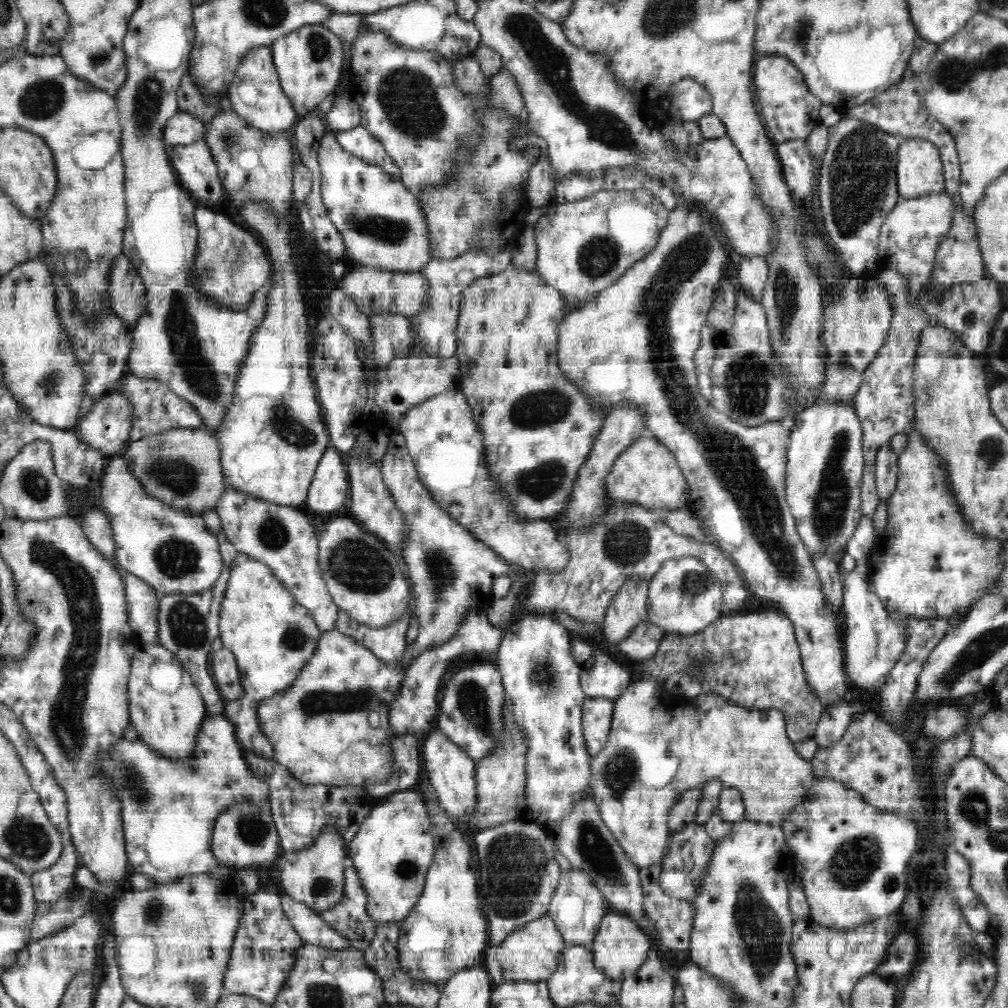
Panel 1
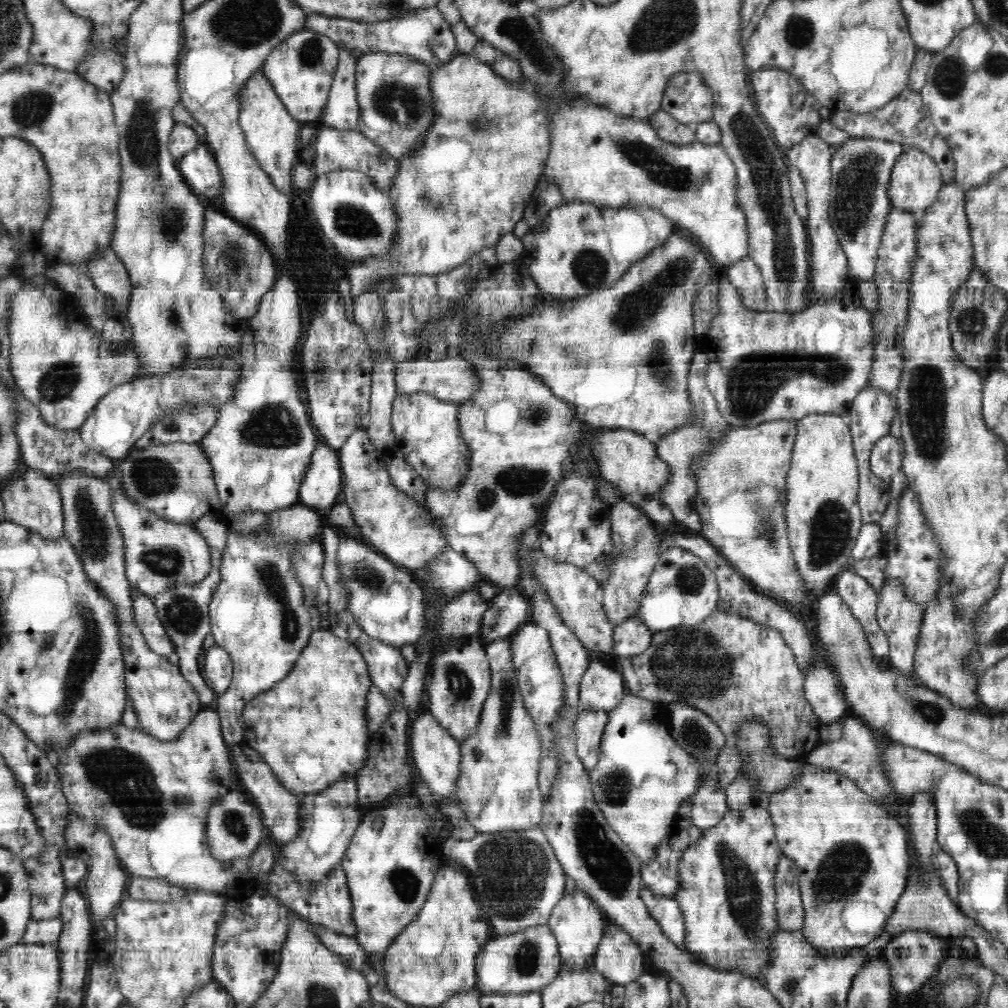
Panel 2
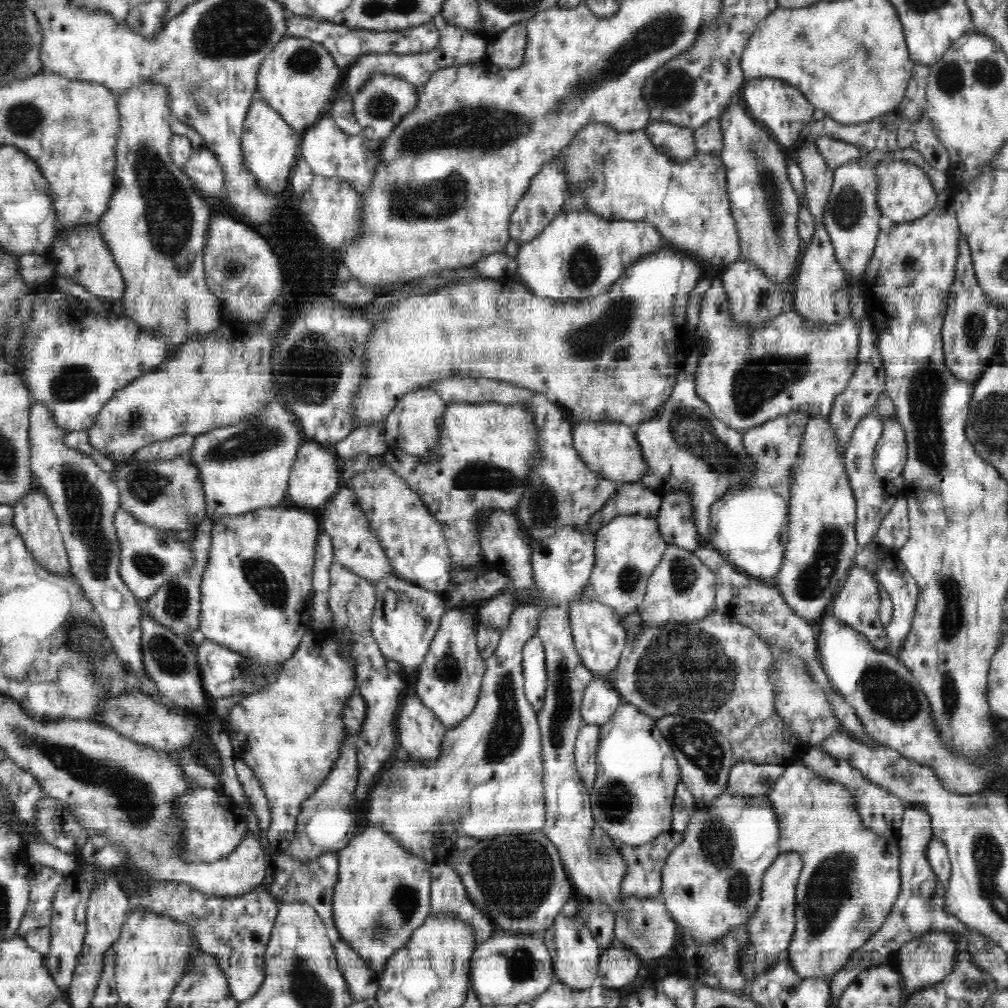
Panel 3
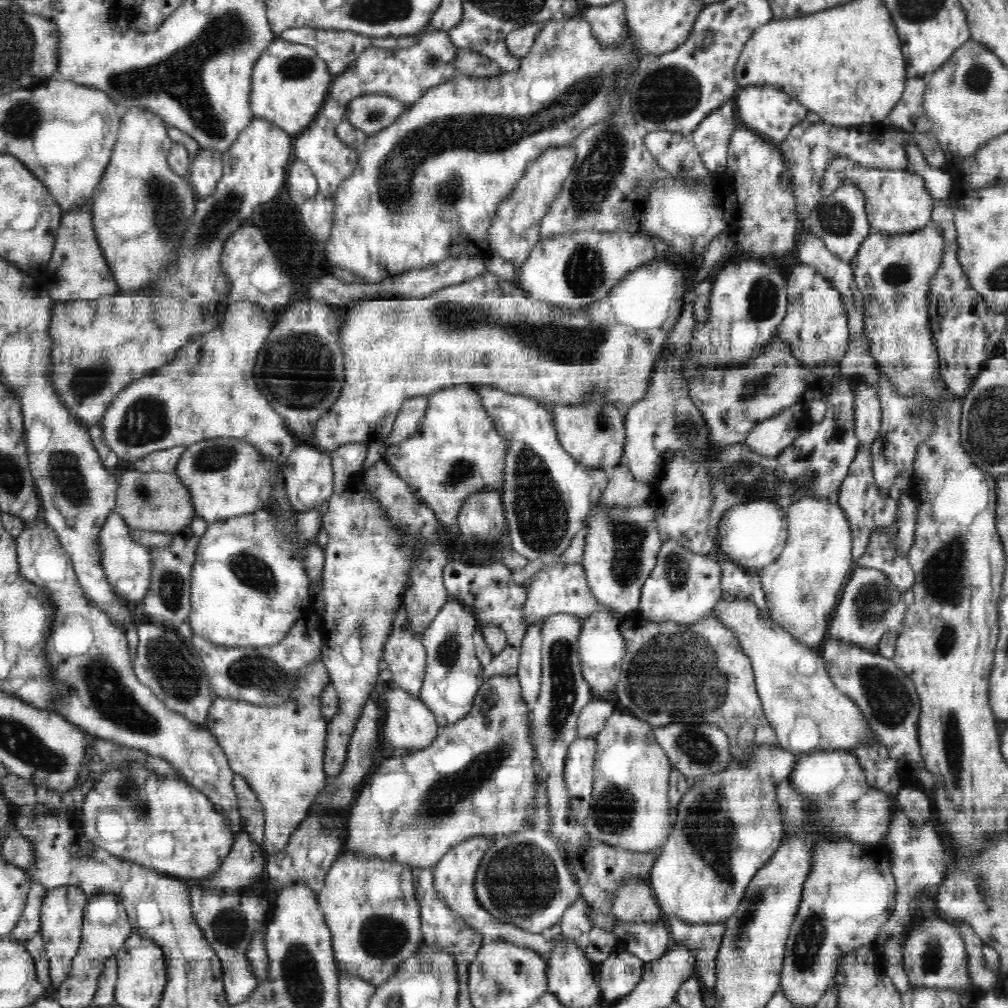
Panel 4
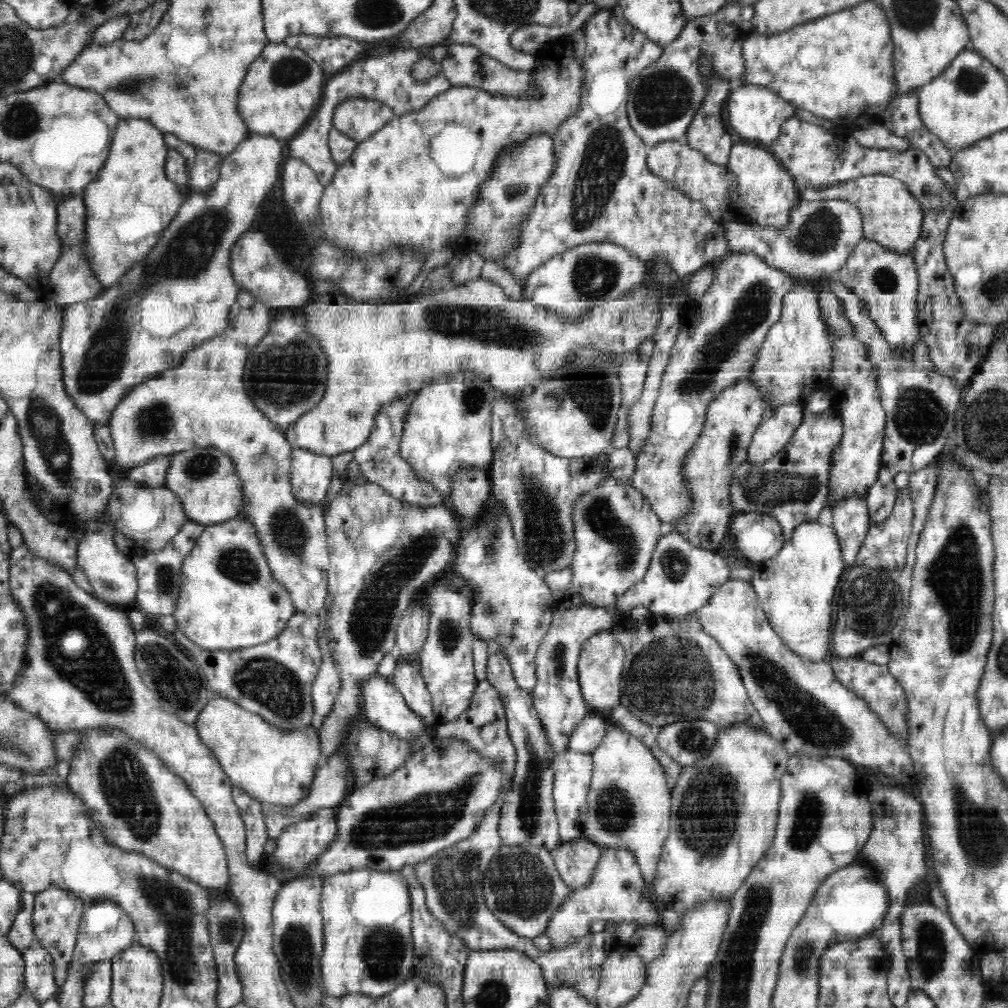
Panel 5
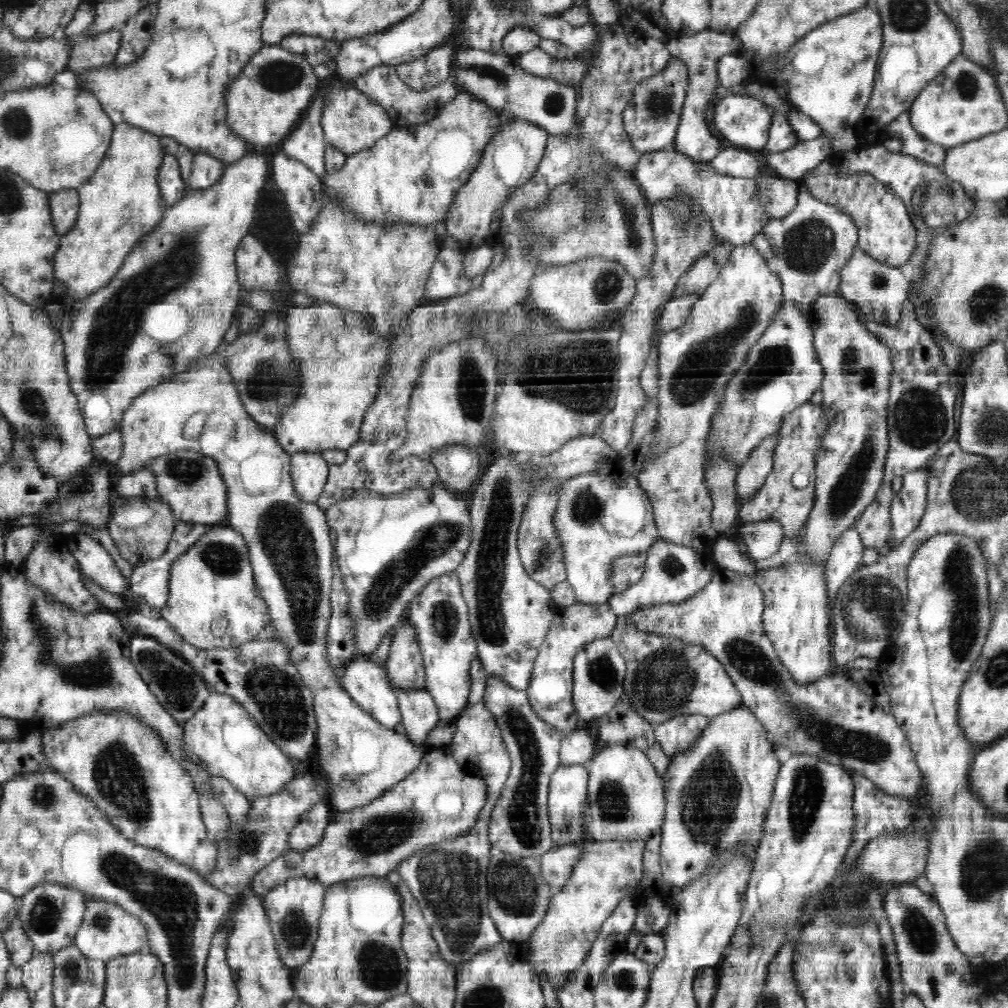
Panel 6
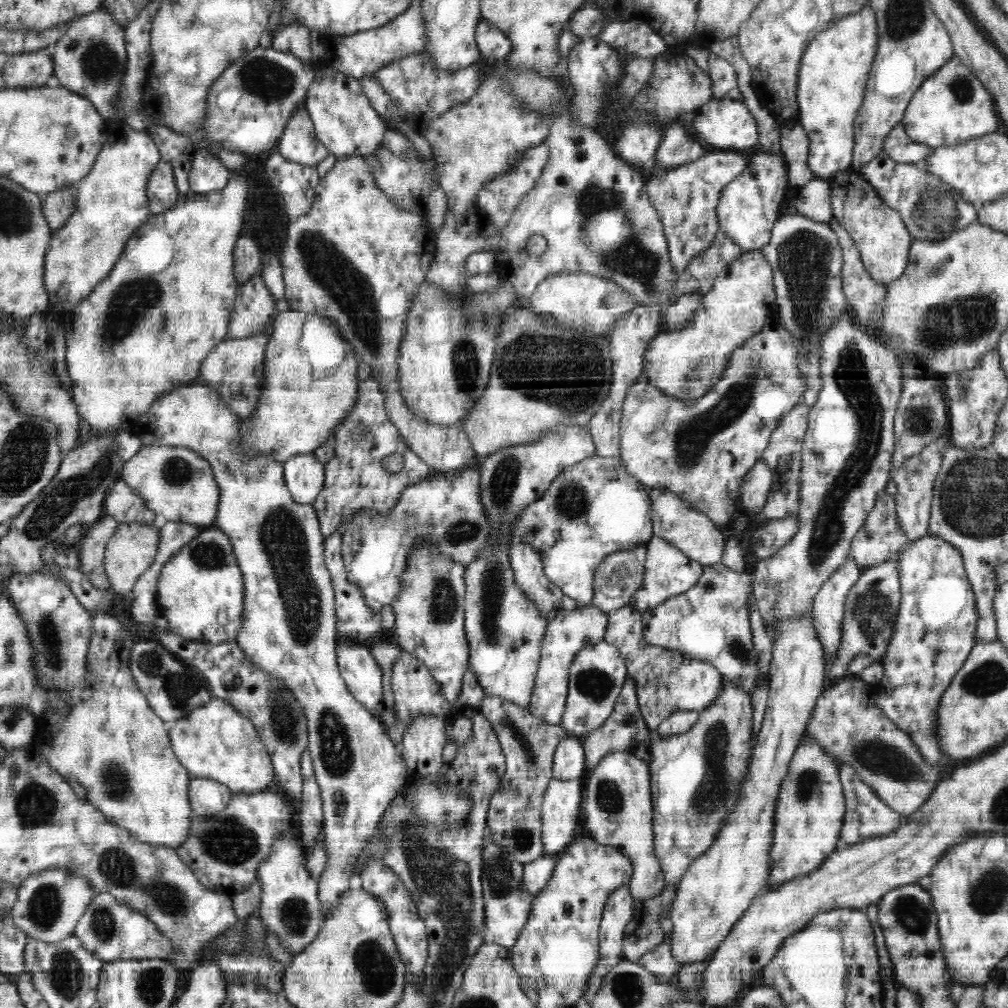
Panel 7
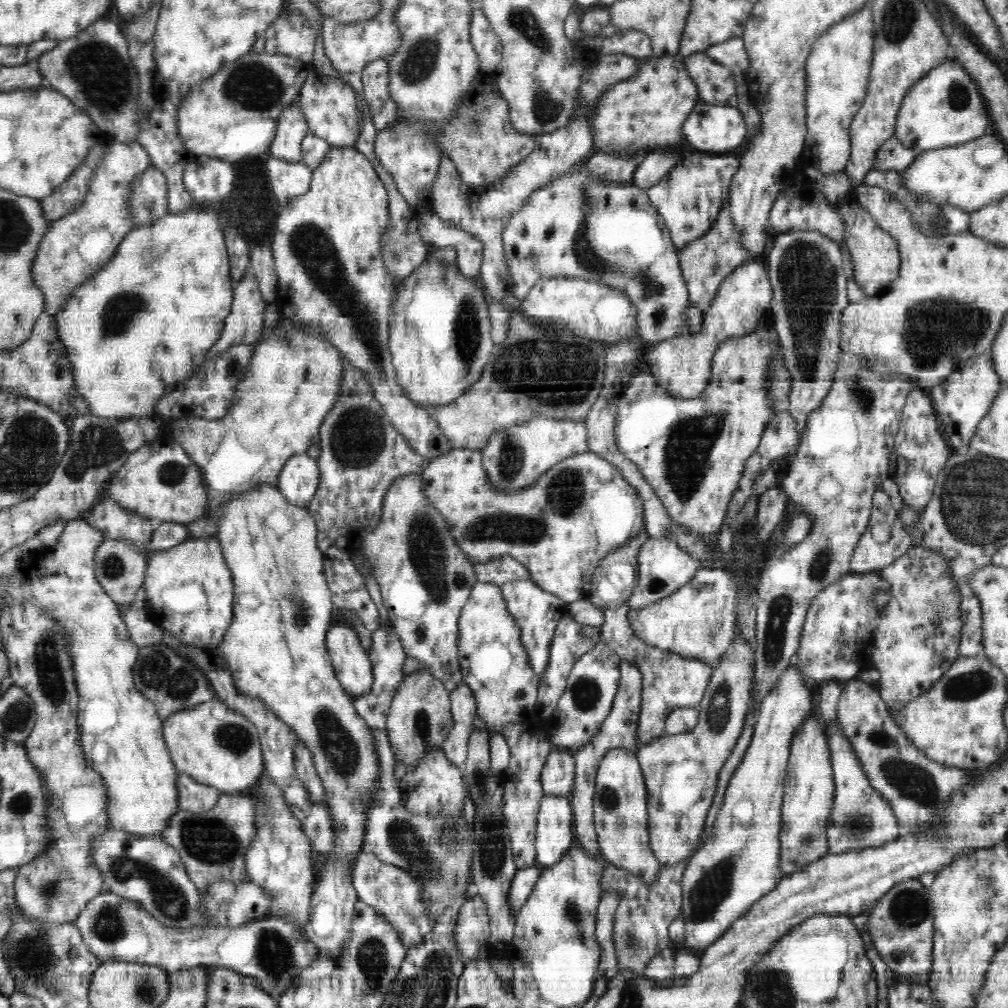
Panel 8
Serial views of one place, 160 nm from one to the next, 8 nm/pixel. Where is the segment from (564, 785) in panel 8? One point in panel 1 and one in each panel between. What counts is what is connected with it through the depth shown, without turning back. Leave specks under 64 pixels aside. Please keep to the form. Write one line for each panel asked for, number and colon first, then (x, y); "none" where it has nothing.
1: (600, 676)
2: (601, 688)
3: (600, 700)
4: (592, 719)
5: (590, 731)
6: (578, 747)
7: (569, 758)

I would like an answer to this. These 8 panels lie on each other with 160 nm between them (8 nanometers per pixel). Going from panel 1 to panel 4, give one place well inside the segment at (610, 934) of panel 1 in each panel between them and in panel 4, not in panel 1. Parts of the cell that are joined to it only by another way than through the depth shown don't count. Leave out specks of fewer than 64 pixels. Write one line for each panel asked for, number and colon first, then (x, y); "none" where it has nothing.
2: (620, 960)
3: (618, 966)
4: (618, 975)

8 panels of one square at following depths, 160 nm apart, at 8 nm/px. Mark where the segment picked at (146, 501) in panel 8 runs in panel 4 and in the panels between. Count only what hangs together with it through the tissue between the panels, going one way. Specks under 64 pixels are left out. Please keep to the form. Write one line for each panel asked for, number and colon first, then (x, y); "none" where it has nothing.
4: (225, 477)
5: (207, 485)
6: (189, 482)
7: (178, 483)

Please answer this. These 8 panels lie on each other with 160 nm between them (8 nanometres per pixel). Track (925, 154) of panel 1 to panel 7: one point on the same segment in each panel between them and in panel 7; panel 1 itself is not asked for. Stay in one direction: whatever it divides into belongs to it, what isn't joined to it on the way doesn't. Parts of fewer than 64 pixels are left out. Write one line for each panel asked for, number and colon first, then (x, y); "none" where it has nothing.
2: (915, 181)
3: (905, 193)
4: (897, 202)
5: (891, 216)
6: (885, 232)
7: (879, 232)

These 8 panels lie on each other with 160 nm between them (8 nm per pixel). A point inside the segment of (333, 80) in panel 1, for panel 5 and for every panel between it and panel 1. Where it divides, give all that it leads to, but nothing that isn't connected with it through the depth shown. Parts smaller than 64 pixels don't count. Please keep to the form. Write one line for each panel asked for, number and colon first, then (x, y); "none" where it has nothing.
2: (302, 68)
3: (299, 78)
4: (289, 84)
5: (280, 92)

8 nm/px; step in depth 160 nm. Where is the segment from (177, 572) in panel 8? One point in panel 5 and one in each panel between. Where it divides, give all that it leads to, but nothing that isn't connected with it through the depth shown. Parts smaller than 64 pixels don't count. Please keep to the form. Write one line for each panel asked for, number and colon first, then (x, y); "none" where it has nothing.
5: (228, 599)
6: (213, 602)
7: (200, 591)

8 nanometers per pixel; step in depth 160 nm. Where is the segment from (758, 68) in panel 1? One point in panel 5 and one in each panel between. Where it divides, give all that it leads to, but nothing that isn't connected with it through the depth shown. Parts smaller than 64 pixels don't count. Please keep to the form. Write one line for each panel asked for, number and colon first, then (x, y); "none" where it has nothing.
2: (791, 112)
3: (780, 108)
4: (767, 110)
5: (756, 113)

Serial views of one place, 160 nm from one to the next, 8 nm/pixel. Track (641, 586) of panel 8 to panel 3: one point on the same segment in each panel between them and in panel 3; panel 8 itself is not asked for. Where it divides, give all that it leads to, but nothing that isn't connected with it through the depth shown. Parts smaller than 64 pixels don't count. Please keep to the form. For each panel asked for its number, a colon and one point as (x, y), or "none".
3: (682, 588)
4: (683, 586)
5: (681, 577)
6: (673, 573)
7: (668, 572)

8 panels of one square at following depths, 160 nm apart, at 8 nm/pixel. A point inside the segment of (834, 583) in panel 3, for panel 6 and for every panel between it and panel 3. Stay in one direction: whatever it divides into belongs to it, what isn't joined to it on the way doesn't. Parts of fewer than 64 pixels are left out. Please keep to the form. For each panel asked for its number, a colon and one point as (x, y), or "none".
4: (802, 586)
5: (797, 587)
6: (796, 619)

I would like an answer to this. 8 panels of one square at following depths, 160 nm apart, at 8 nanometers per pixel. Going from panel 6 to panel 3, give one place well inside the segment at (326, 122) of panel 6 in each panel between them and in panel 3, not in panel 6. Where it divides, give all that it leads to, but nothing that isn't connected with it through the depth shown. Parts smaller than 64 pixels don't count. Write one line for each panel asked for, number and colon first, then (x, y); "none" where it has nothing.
3: (379, 105)
4: (370, 113)
5: (357, 118)

